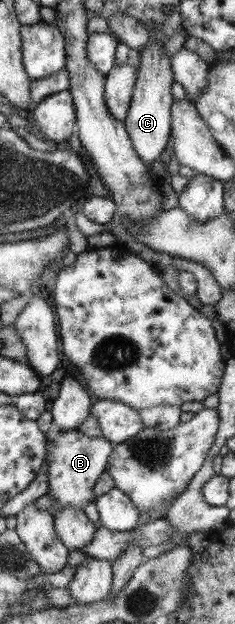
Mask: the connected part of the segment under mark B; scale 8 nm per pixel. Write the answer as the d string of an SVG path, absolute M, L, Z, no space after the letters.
M51 426L45 435L45 446L47 454L47 492L45 495L51 497L49 513L53 514L55 509L63 507L77 507L83 510L84 506L95 500L93 487L99 475L105 470L107 459L112 451L113 445L102 436L89 437L78 429L71 431L57 431Z

